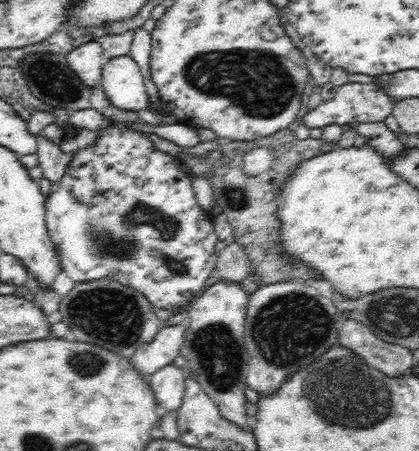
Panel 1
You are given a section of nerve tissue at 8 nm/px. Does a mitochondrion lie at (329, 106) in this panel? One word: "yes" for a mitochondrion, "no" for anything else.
no

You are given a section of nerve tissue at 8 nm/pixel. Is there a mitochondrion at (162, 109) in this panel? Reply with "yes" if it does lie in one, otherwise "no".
no

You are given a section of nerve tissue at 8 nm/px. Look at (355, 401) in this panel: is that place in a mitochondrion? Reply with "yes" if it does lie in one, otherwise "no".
yes

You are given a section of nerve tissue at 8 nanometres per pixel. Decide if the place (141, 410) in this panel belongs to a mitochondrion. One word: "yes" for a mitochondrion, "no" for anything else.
no

